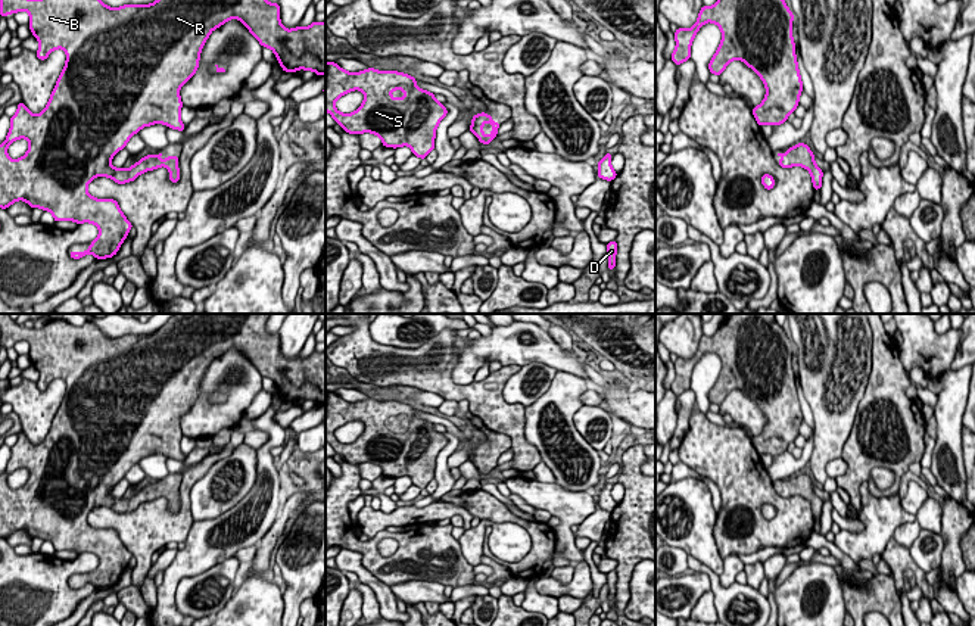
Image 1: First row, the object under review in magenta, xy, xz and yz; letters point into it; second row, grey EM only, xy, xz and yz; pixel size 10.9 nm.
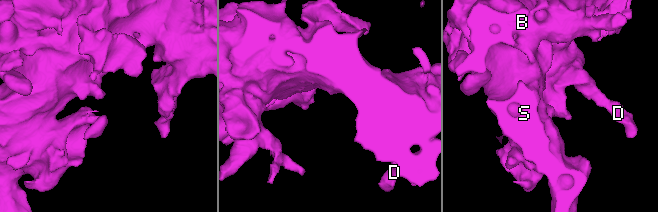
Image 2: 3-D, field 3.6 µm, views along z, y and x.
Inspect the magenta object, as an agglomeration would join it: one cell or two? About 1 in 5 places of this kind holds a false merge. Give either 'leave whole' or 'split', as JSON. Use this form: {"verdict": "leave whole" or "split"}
{"verdict": "leave whole"}

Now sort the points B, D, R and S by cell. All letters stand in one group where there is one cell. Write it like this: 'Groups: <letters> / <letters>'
Groups: B D R S

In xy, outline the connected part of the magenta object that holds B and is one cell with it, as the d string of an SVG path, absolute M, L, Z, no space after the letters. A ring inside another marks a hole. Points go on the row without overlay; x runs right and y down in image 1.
M0 314L0 346L9 346L10 343L18 343L21 340L25 340L29 343L29 358L32 365L40 371L40 377L37 380L37 387L40 390L46 390L47 386L56 380L63 379L66 383L66 392L62 404L57 408L57 412L52 421L50 430L46 435L44 440L38 445L34 445L28 440L28 437L24 435L24 432L18 433L18 442L10 448L10 460L7 463L6 471L0 474L0 538L7 539L12 533L16 530L25 530L31 539L41 538L43 541L49 541L54 552L57 551L75 551L77 554L90 552L99 557L99 566L94 572L90 573L90 577L84 582L68 582L68 585L72 589L80 589L85 586L87 583L91 583L96 586L96 589L105 589L112 588L119 580L122 572L127 569L128 561L133 558L133 554L125 548L122 544L118 532L115 529L96 529L88 524L87 516L91 513L96 507L108 507L112 508L118 514L134 511L140 504L146 501L152 501L161 496L165 496L169 501L169 511L178 513L180 511L180 486L165 486L166 492L163 493L161 490L162 483L156 485L147 485L143 489L140 489L137 493L130 496L128 499L124 498L113 498L110 495L112 488L125 477L125 474L130 471L130 468L138 463L143 457L149 457L153 454L163 454L169 458L184 461L186 455L181 452L180 442L183 437L181 427L180 427L180 418L183 414L186 414L197 401L199 398L199 389L200 381L205 376L205 371L211 365L211 362L215 358L219 358L222 354L228 352L231 348L239 349L252 365L258 368L262 377L268 377L275 383L275 387L280 392L280 396L283 398L283 404L286 401L295 402L298 399L305 401L314 401L317 405L325 405L325 351L324 352L312 352L306 358L300 358L299 355L293 359L286 359L283 354L280 352L280 336L278 333L270 333L265 328L267 320L270 314L174 314L162 327L159 327L152 334L125 334L121 337L108 337L90 318L82 326L74 326L72 323L62 320L49 320L49 323L43 328L27 328L22 326L18 326L15 320L10 318L9 314ZM18 468L27 468L29 471L28 482L13 490L7 485L7 476Z

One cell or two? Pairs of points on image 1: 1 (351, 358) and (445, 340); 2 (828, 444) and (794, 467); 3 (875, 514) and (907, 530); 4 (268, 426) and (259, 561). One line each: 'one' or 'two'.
1: one
2: two
3: two
4: two

